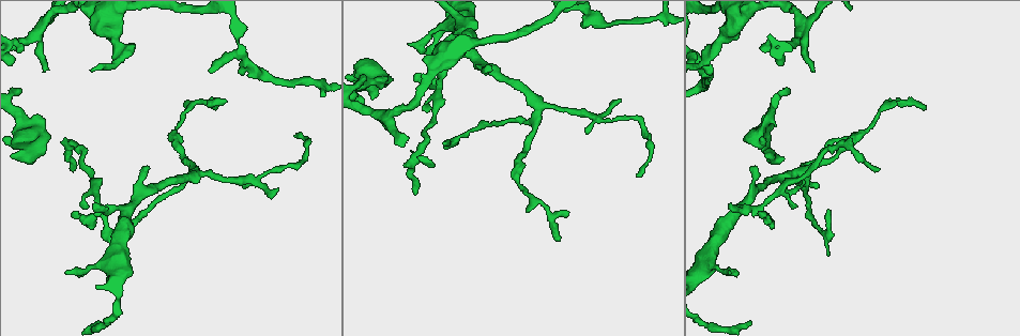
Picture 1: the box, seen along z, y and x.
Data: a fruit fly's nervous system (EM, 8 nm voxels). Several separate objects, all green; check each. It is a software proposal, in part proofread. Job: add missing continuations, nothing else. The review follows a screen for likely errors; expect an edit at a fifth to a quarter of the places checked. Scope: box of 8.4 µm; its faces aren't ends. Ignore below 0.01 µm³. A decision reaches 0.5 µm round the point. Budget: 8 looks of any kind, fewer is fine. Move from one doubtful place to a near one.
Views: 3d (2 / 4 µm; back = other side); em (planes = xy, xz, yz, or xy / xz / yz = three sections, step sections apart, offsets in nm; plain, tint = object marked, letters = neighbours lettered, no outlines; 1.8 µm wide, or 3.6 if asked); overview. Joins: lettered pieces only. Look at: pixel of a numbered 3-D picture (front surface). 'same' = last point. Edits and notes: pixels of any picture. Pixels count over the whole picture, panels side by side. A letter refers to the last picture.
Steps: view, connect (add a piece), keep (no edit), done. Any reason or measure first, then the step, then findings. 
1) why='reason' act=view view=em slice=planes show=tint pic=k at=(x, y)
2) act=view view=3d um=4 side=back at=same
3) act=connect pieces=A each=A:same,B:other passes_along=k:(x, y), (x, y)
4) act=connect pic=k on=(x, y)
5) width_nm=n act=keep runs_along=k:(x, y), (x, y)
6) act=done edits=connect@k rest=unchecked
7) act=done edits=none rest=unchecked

why='end of a long branch' act=view view=em slice=planes show=tint pic=1 at=(879, 170)

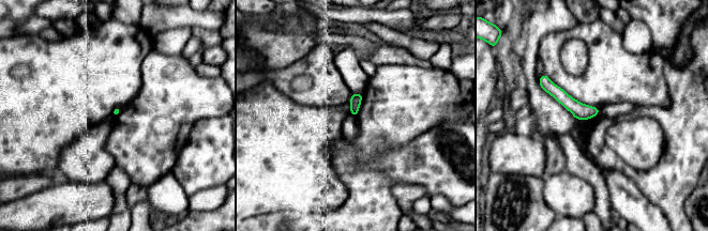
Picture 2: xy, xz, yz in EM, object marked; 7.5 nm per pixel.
act=view view=em slice=planes show=letters at=same

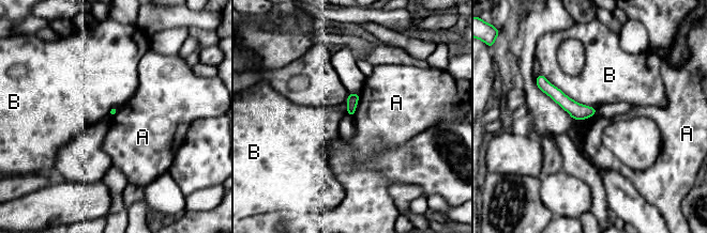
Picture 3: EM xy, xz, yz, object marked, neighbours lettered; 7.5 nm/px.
act=keep each=A:other,B:other border=3:(359, 92), (357, 107), (352, 117) found='no lettered piece goes on from it'

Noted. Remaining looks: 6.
why='an open end' act=view view=em slice=xy step=8 show=tint pic=1 at=(384, 127)

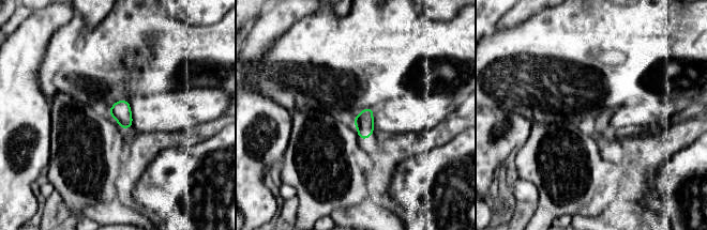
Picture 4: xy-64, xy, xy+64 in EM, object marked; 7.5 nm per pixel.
why='cut it another way' act=view view=em slice=planes show=letters at=same

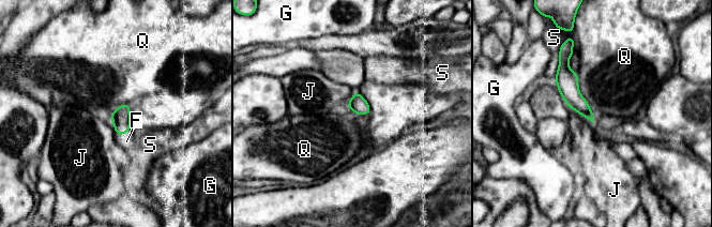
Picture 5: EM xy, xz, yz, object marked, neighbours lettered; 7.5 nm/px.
act=connect pieces=F each=F:same,G:other,J:other,Q:other,S:other passes_along=5:(120, 118), (124, 133), (126, 141) found='the neuron continues'

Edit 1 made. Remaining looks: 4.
why='see it whole again' act=view view=overview

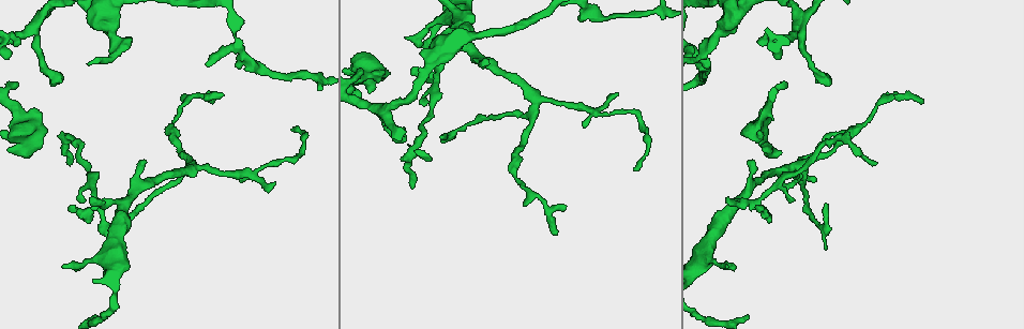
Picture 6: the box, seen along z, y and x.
why='branch stops here' act=view view=em um=3.6 slice=yz step=4 show=letters pic=6 at=(66, 266)

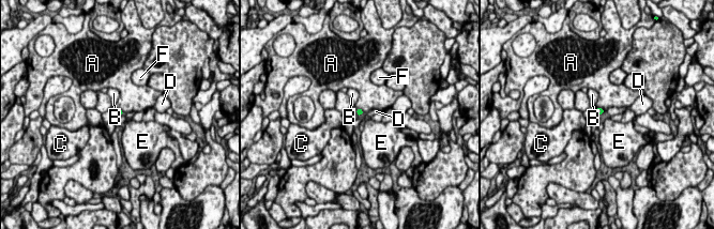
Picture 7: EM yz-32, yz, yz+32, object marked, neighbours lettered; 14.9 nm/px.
act=view view=em um=3.6 slice=planes show=letters at=same

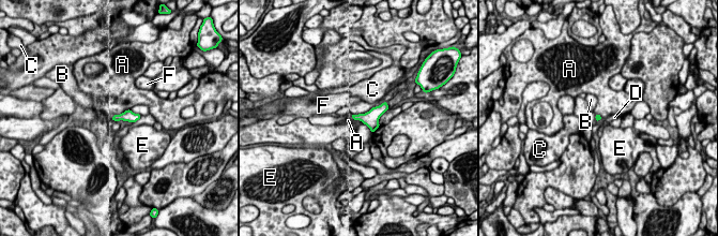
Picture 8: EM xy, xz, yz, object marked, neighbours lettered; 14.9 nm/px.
longest_contact=A:360nm act=keep each=A:other,B:other,C:other,D:other,E:other,F:other border=8:(130, 108), (116, 114), (110, 120) found='none of them fits'

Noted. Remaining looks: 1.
act=done edits=connect@5 rest=unchecked

